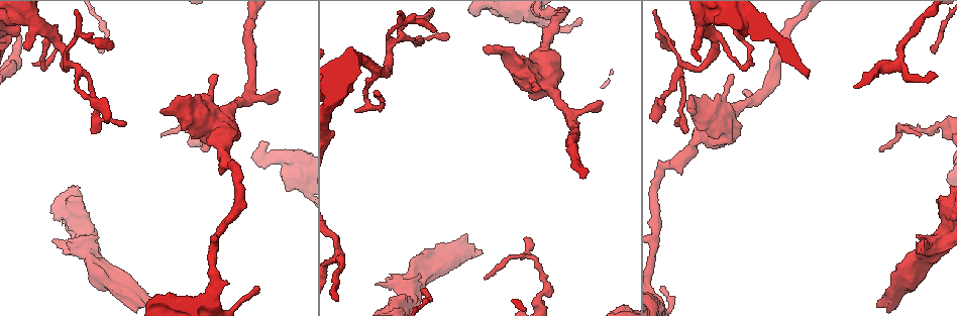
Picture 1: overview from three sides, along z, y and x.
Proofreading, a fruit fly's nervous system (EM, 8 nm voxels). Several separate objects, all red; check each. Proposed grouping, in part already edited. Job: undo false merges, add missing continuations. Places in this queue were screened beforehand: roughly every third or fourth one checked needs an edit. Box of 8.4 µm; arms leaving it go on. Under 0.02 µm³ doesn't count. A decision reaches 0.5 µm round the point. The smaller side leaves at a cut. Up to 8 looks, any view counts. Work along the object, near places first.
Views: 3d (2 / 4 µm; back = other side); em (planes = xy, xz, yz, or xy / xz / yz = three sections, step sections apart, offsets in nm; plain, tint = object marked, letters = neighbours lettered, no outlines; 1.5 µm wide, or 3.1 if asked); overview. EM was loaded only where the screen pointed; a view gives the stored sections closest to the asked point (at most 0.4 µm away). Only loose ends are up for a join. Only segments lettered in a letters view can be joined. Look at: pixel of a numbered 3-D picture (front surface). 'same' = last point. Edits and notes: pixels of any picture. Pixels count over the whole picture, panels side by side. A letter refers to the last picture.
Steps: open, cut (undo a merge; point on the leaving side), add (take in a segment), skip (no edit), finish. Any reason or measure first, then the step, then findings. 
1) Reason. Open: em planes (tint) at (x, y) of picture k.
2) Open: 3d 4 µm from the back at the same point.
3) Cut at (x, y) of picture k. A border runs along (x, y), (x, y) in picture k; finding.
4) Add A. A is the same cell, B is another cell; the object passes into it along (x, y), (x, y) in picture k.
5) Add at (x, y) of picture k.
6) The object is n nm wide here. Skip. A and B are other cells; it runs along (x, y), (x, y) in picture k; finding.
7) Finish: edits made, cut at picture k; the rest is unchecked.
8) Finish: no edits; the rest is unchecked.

An open end. Open: 3d 4 µm at (678, 126) of picture 1.

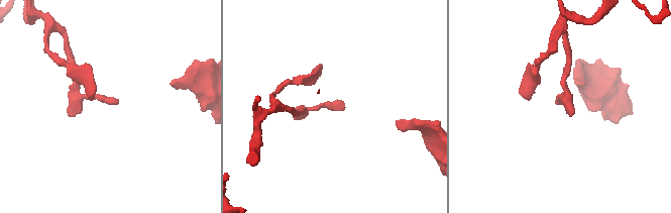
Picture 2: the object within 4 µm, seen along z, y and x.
Shape alone is not enough. Open: em planes (letters) at (560, 101) of picture 2.

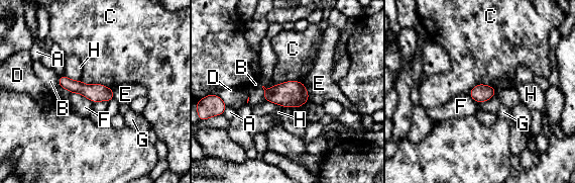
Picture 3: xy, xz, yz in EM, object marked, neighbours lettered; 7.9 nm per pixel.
The object is 140 nm wide here. Skip. A, B, C, D, E, F, G and H are other cells; a border runs along (71, 92), (82, 94), (93, 102) in picture 3; no lettered segment goes on from it.

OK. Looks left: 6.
Branch stops here. Open: em yz step 8 (tint) at (111, 49) of picture 1.

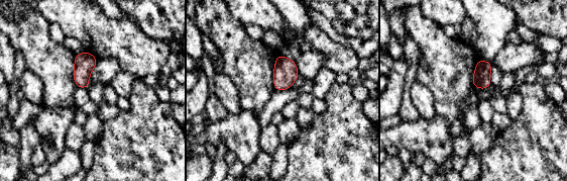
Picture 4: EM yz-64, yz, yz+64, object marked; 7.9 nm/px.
Open: em planes (tint) at the same point.

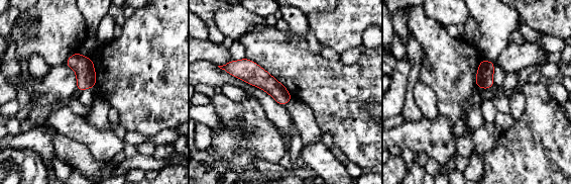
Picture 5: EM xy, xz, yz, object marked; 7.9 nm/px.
What lies round it. Open: em planes (letters) at the same point.

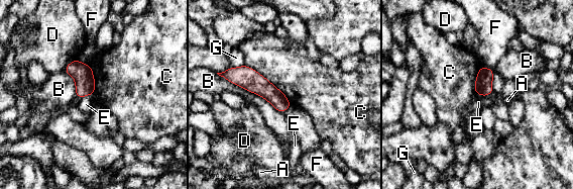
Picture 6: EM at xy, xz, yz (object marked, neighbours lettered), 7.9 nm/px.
The object is 140 nm wide here. Skip. A, B, C, D, E, F and G are other cells; it runs along (231, 78), (247, 78), (287, 104) in picture 6; no lettered segment goes on from it.

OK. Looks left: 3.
Thin end. Open: 3d 4 µm at (201, 148) of picture 1.

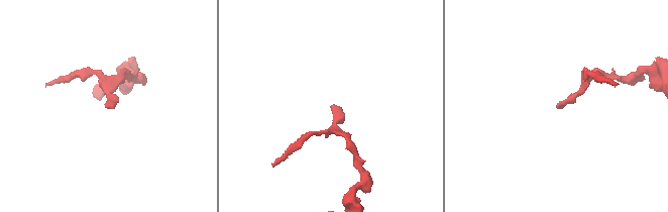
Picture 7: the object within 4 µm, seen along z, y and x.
Open: em xz step 4 (tint) at (560, 104) of picture 7.

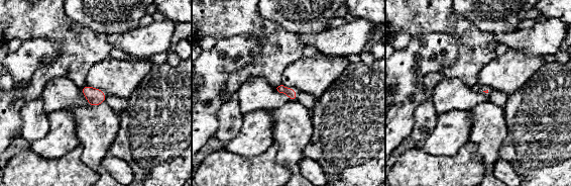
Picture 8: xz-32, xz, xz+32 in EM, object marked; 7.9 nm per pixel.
Open: em planes (letters) at the same point.

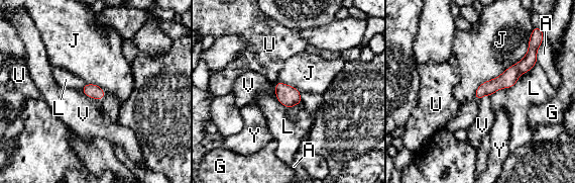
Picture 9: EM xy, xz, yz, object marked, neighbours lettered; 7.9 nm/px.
Skip. A, G, J, L, U, V and Y are other cells; a border runs along (530, 38), (527, 54), (473, 97) in picture 9; none of them fits.

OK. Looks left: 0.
Finish: no edits; the rest is unchecked.

